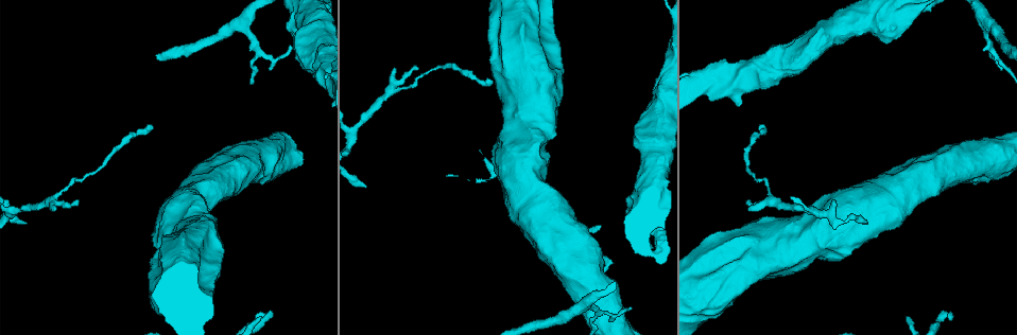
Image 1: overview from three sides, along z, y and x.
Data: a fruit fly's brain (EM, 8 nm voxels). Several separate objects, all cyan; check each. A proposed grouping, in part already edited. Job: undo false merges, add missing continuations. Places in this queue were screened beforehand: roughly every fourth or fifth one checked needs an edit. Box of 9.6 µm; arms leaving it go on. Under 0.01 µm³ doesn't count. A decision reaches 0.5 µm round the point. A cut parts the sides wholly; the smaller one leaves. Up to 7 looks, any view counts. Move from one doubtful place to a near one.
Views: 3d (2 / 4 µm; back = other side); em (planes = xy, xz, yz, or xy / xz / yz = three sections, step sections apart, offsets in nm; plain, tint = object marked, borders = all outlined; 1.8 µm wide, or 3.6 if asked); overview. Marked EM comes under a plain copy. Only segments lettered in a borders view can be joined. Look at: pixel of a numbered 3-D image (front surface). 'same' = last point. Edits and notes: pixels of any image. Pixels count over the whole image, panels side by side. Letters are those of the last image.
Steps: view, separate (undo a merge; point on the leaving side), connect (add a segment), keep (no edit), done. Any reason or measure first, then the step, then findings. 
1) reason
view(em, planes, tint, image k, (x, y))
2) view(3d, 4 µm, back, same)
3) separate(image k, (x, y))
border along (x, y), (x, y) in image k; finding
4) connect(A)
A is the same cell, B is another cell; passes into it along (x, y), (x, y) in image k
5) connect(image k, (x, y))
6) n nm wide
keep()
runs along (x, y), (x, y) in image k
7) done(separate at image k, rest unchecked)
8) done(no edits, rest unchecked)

tapers out
view(3d, 2 µm, image 1, (150, 124))

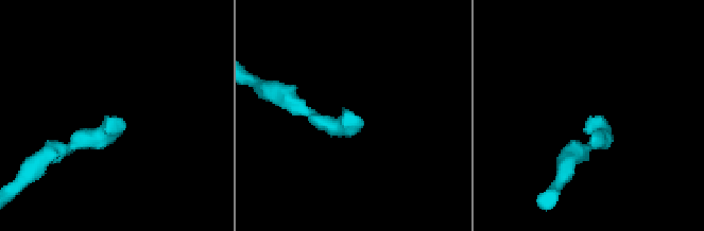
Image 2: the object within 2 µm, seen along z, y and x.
shape alone is not enough
view(em, yz, step 16, tint, image 2, (113, 121))

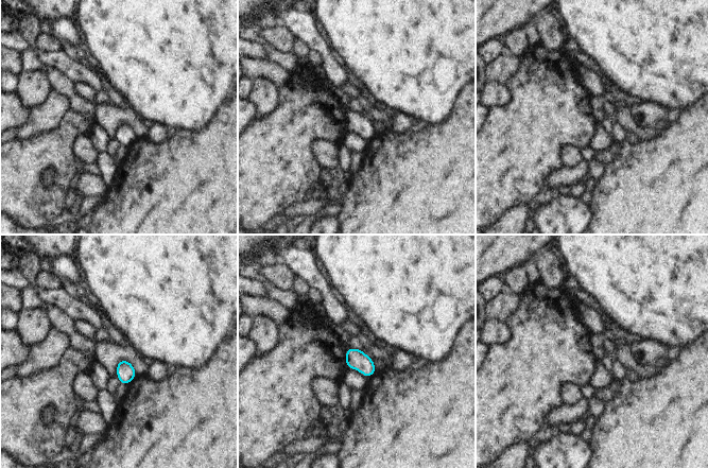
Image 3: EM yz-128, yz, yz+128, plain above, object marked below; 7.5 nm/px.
cut it another way
view(em, planes, borders, same)

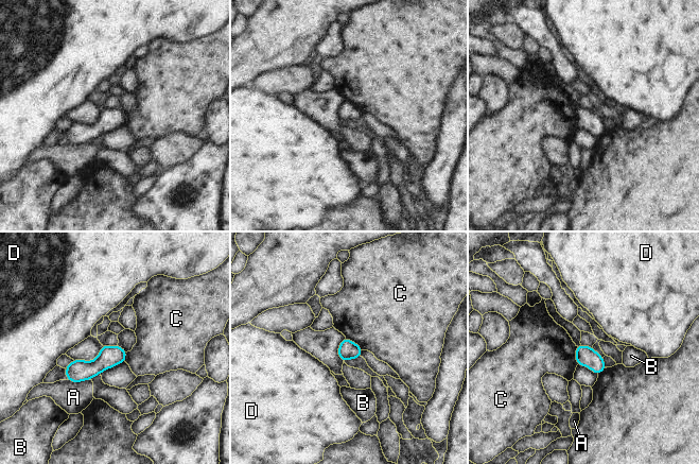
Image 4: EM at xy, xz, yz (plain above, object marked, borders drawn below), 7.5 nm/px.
140 nm wide
keep()
A, B, C and D are other cells; runs along (123, 354), (69, 377) in image 4; no lettered segment goes on from it

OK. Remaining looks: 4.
an open end
view(3d, 4 µm, image 1, (951, 320))

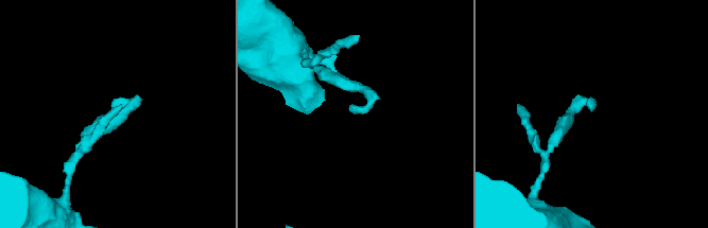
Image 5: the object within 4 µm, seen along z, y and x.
view(em, planes, borders, image 5, (352, 105))

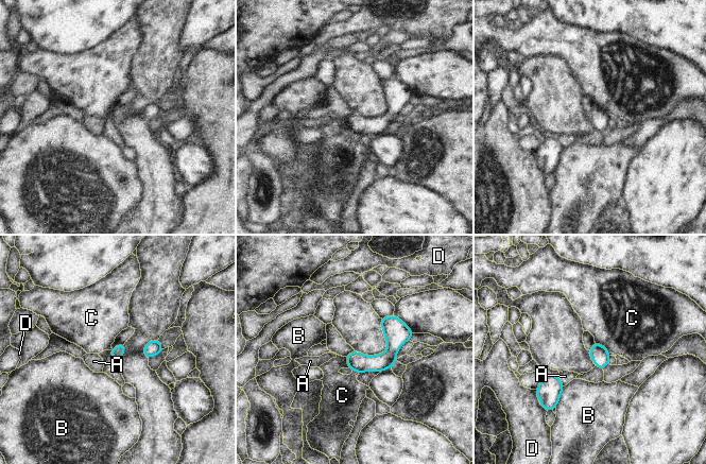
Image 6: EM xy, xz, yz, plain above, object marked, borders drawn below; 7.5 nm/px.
keep()
A, B, C and D are other cells; border along (595, 341), (601, 344), (610, 355) in image 6; no lettered segment goes on from it

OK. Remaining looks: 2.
thin end
view(em, xz, step 8, tint, image 1, (25, 223))

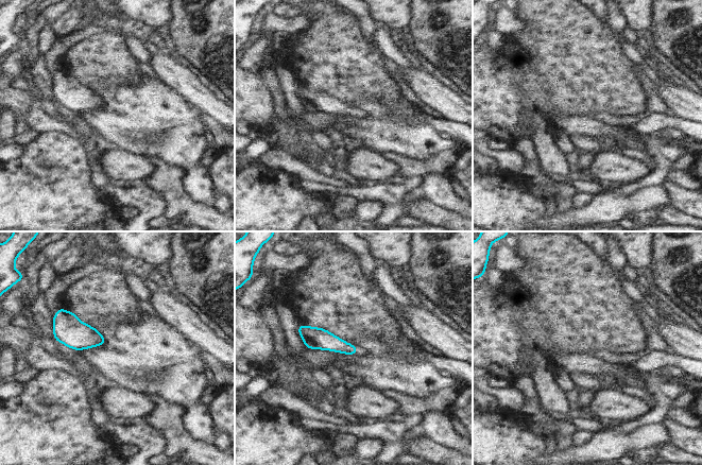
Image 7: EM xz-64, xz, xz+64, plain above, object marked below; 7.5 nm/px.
view(em, xz, step 8, borders, same)

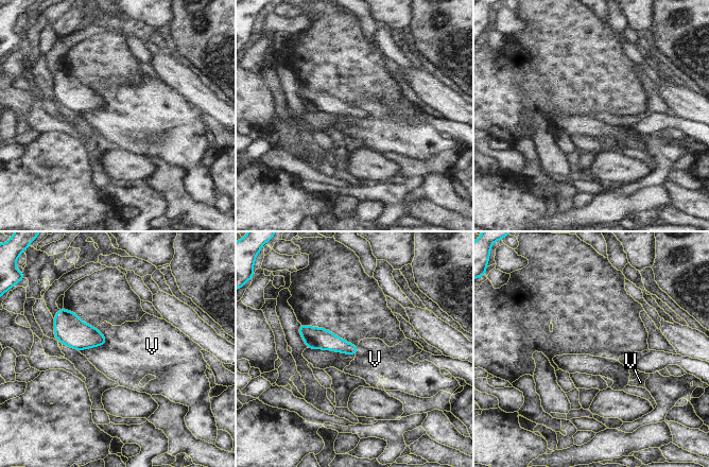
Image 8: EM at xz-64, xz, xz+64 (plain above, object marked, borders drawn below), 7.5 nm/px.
keep()
V is another cell; no lettered segment goes on from it

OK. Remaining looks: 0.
done(no edits, rest unchecked)

